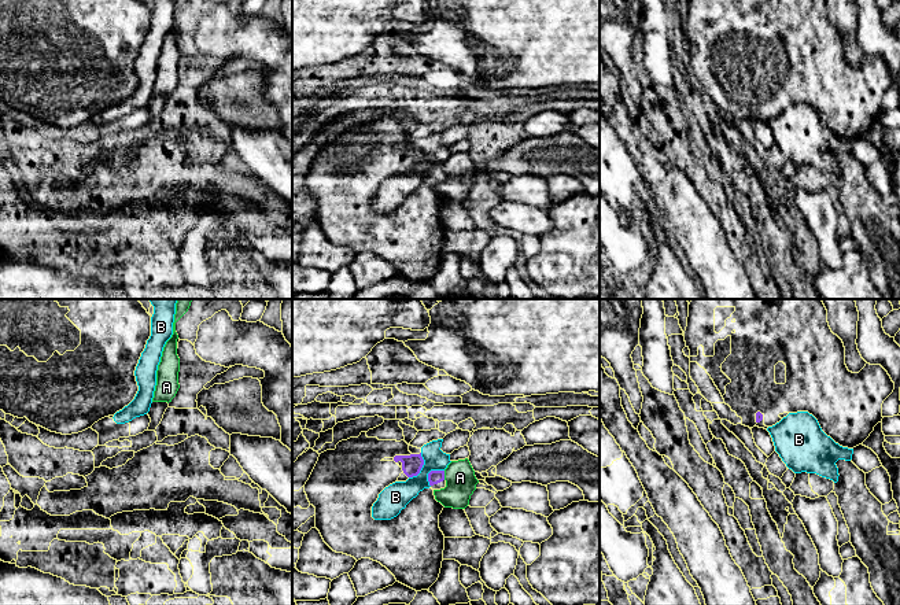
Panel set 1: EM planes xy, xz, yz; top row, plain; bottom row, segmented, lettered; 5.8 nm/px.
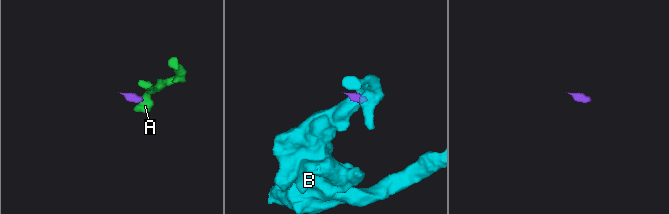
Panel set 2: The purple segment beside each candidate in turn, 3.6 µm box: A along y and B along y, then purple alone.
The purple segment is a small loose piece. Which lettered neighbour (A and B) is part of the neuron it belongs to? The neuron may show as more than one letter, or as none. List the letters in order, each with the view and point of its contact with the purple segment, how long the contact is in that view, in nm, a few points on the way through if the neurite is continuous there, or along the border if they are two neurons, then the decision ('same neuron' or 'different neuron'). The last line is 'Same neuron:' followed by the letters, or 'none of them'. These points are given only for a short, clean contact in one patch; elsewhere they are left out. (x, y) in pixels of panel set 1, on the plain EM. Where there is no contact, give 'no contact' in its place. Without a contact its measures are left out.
A: xz (443, 168) | 60 nm | along xz (443, 163), (445, 172) | different neuron
B: xz (421, 159) | 170 nm | along xz (421, 146), (423, 159), (416, 168), (409, 170) | different neuron
Same neuron: none of them

